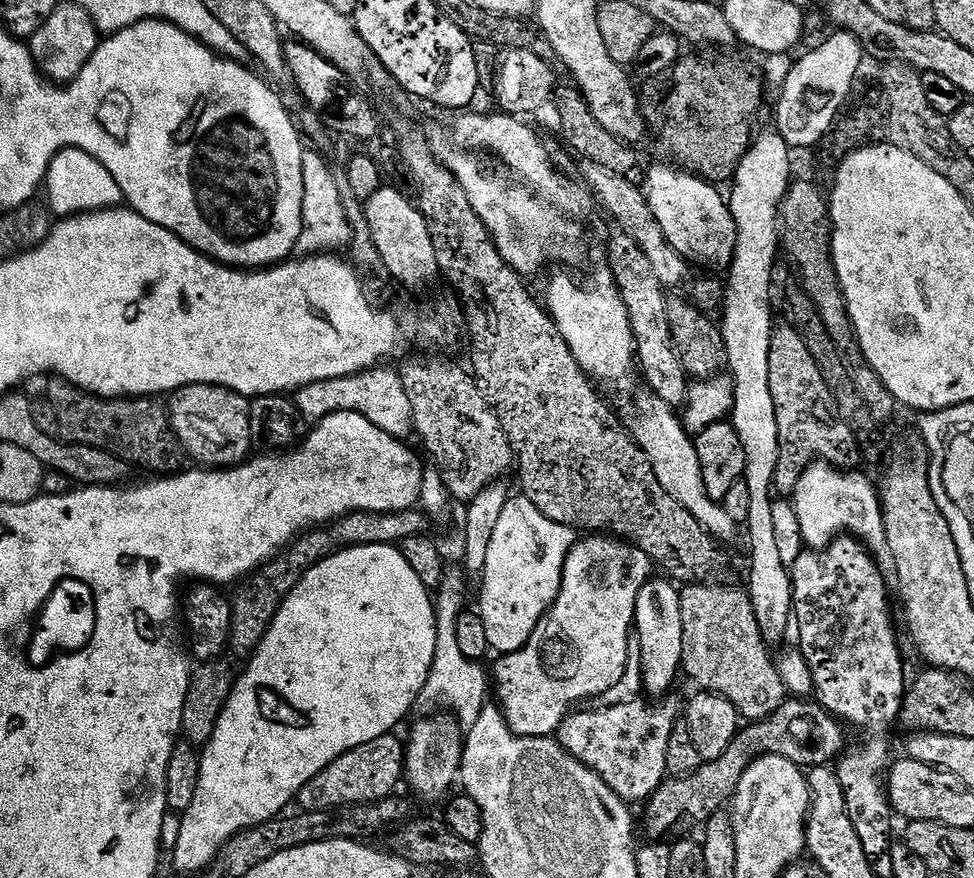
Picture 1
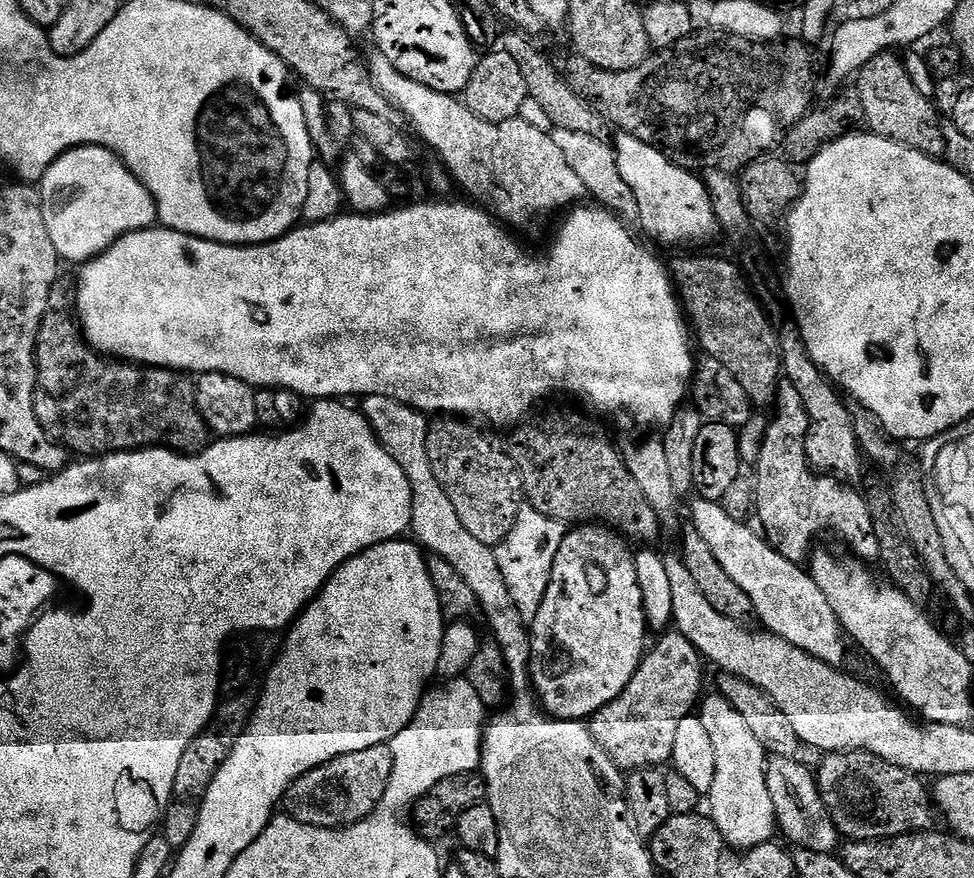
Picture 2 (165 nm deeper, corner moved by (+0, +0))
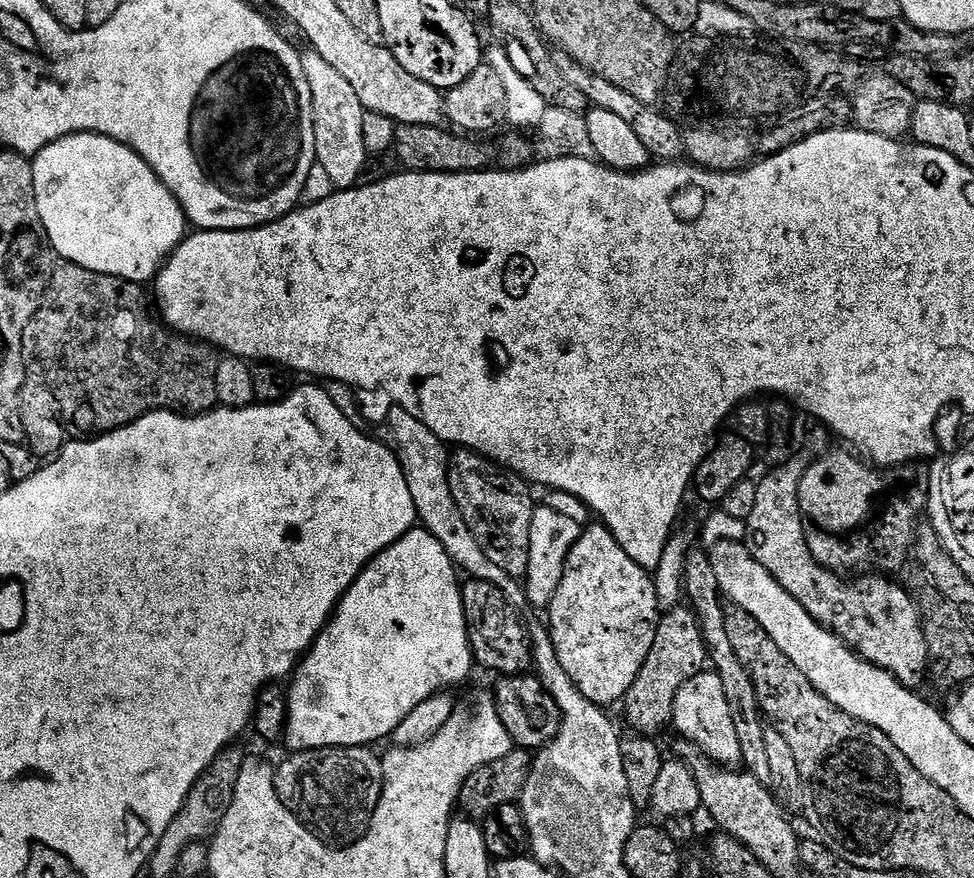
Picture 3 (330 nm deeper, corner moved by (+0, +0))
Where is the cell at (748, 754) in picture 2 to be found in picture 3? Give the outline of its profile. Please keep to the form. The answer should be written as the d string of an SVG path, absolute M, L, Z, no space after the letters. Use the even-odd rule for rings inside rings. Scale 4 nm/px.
M714 670L699 672L685 682L682 690L678 690L678 698L674 698L672 724L689 740L685 740L689 745L695 746L709 760L721 766L740 764L742 750L738 746L730 706L726 702L726 693L722 691L722 678L718 678Z

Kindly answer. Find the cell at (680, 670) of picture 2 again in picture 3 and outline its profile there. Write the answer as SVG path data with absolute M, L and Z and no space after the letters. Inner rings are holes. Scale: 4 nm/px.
M691 607L672 608L661 615L658 630L654 634L654 646L650 646L650 654L646 654L646 662L642 662L642 670L638 670L638 678L634 678L634 686L624 695L622 709L628 719L629 729L640 734L657 734L664 727L672 724L674 698L678 698L678 690L690 678L705 671L708 660L708 648L702 638L702 630L698 618Z

